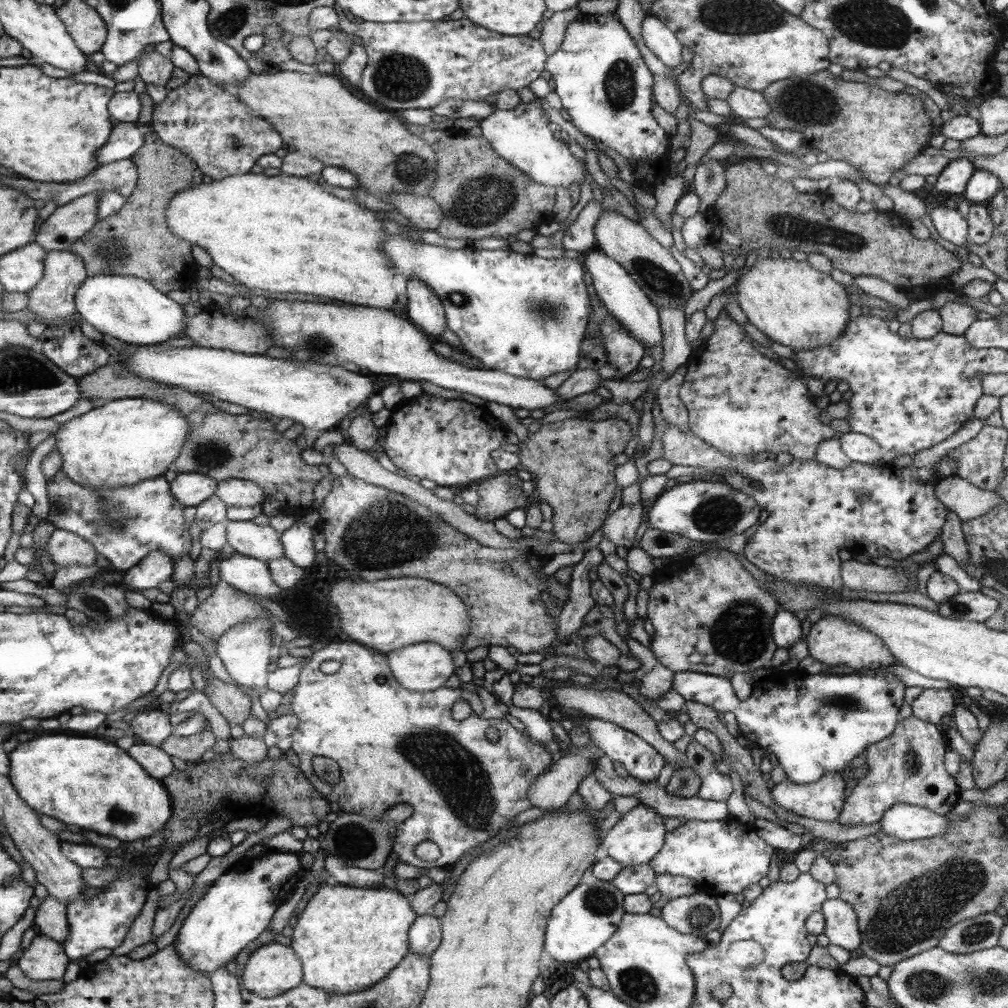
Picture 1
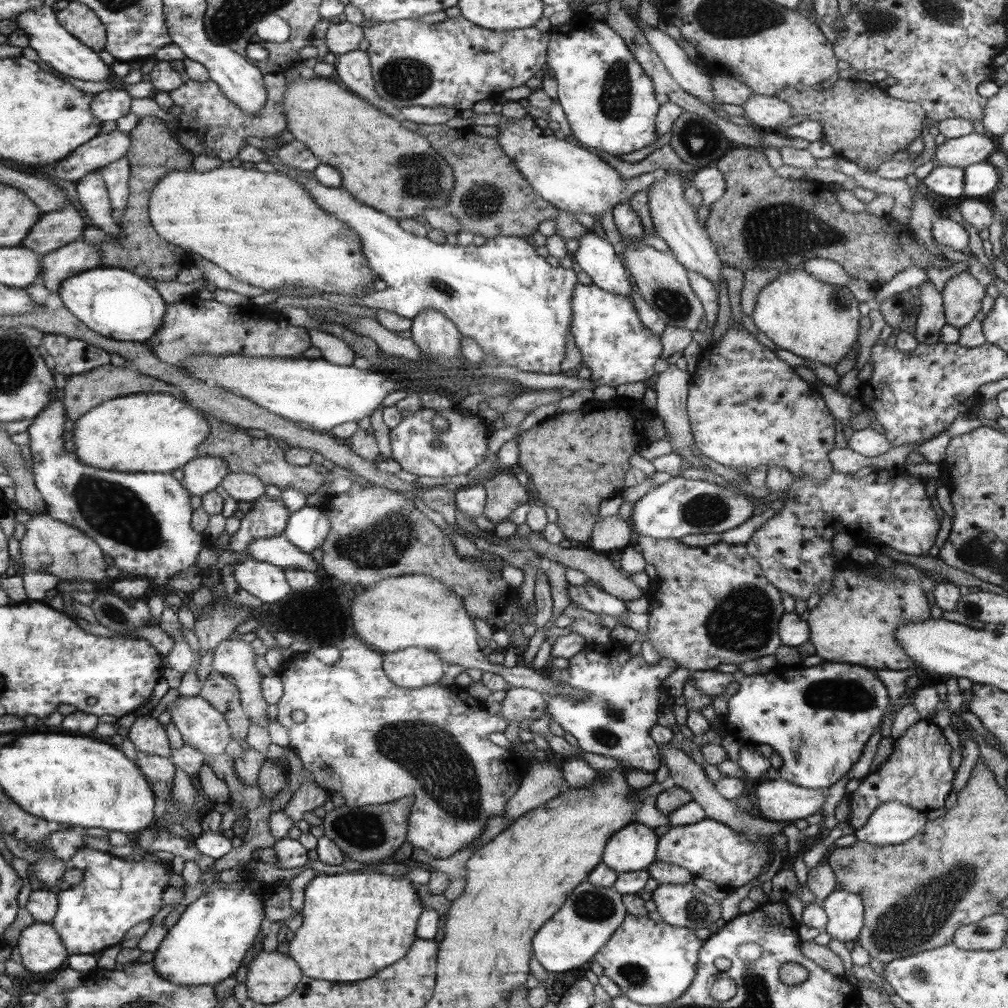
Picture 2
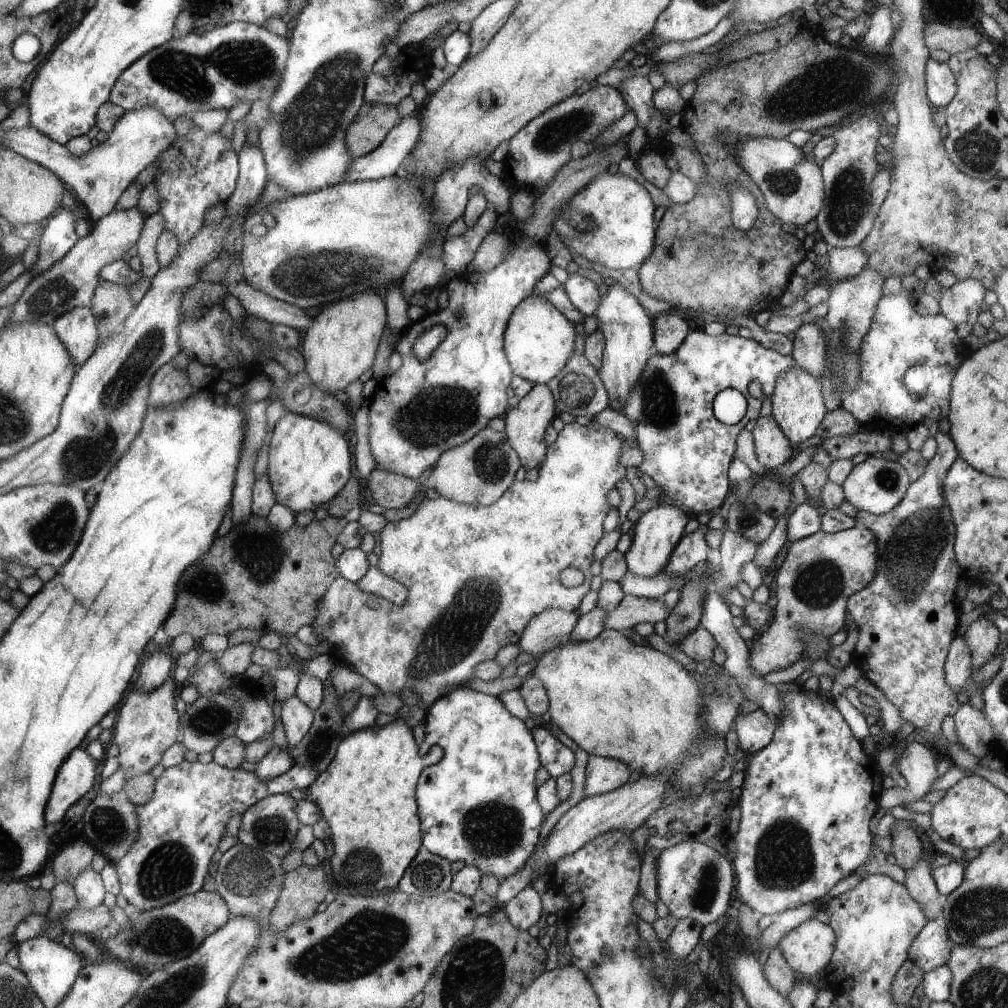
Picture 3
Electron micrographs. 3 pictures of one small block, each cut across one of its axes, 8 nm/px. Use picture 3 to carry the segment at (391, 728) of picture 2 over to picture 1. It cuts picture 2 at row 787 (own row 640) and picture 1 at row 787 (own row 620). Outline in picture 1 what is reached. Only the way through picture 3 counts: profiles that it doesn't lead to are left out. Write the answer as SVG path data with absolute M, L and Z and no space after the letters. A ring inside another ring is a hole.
M342 642L342 654L340 658L336 658L342 660L342 667L334 674L324 674L320 671L320 666L324 661L334 658L336 648L332 646L336 644L329 644L322 650L314 651L310 662L301 670L298 683L289 690L292 702L288 706L278 705L275 712L278 716L294 714L298 717L298 728L291 734L291 749L298 755L298 767L330 803L335 802L341 806L341 811L379 819L385 810L398 804L413 806L413 819L397 824L389 833L393 840L392 850L402 862L425 869L445 868L458 862L458 858L471 848L488 841L517 814L534 807L526 797L527 790L552 764L550 752L544 750L544 745L532 744L530 738L524 740L522 732L510 726L507 719L480 717L483 705L478 693L460 687L440 687L425 693L408 690L394 678L386 654L374 654L372 648L360 646L358 642ZM380 676L385 678L382 684L378 682ZM458 700L466 700L472 708L473 713L463 720L455 720L452 717L452 706ZM490 726L496 728L500 734L500 739L492 744L486 740L486 730ZM323 757L331 758L339 764L338 780L324 780L315 774L314 761ZM524 760L526 778L516 778L524 776ZM425 840L438 844L441 856L436 861L422 860L414 853L416 846Z

